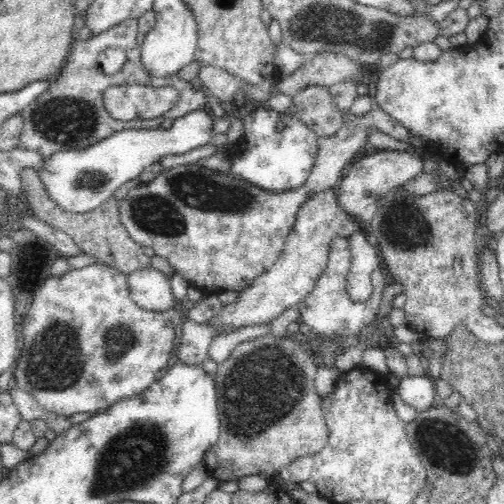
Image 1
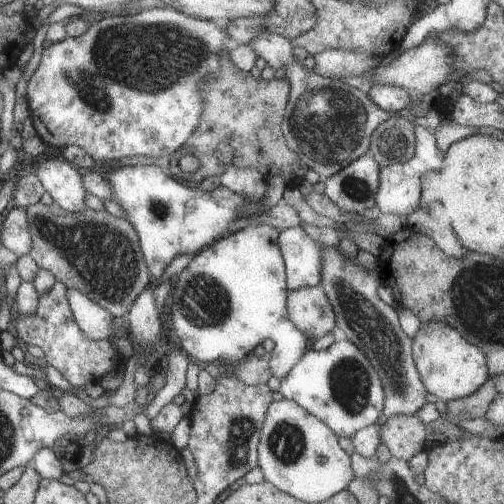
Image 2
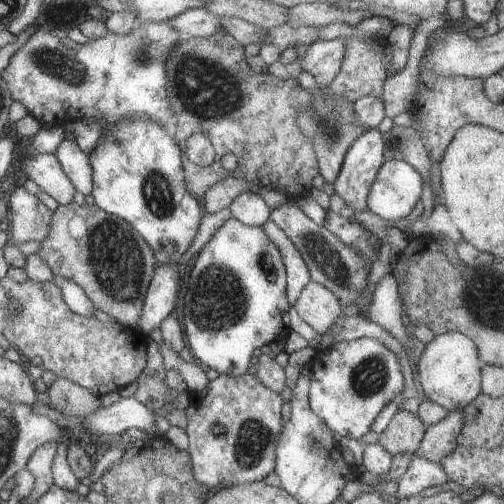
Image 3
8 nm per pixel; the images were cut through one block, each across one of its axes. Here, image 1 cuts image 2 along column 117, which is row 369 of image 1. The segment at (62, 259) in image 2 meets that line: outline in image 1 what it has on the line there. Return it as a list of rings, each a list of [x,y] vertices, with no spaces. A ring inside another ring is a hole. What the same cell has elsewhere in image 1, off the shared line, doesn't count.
[[[260,338],[238,344],[232,354],[218,366],[216,374],[216,390],[220,402],[220,438],[206,454],[206,470],[212,480],[220,484],[224,482],[242,482],[250,476],[258,476],[268,480],[270,484],[282,474],[282,470],[290,470],[290,466],[304,458],[318,454],[328,444],[328,422],[324,420],[324,398],[316,390],[318,364],[310,358],[310,352],[296,340],[276,340]]]

